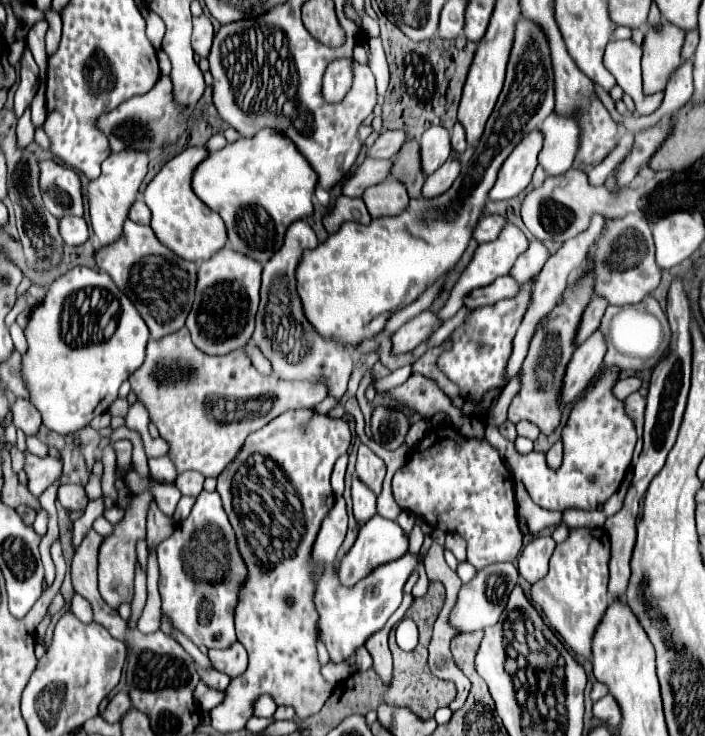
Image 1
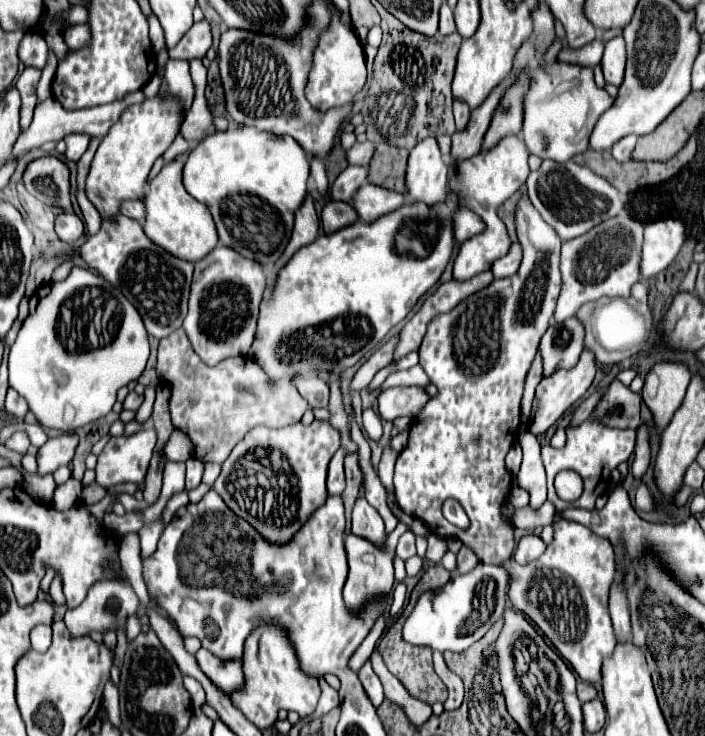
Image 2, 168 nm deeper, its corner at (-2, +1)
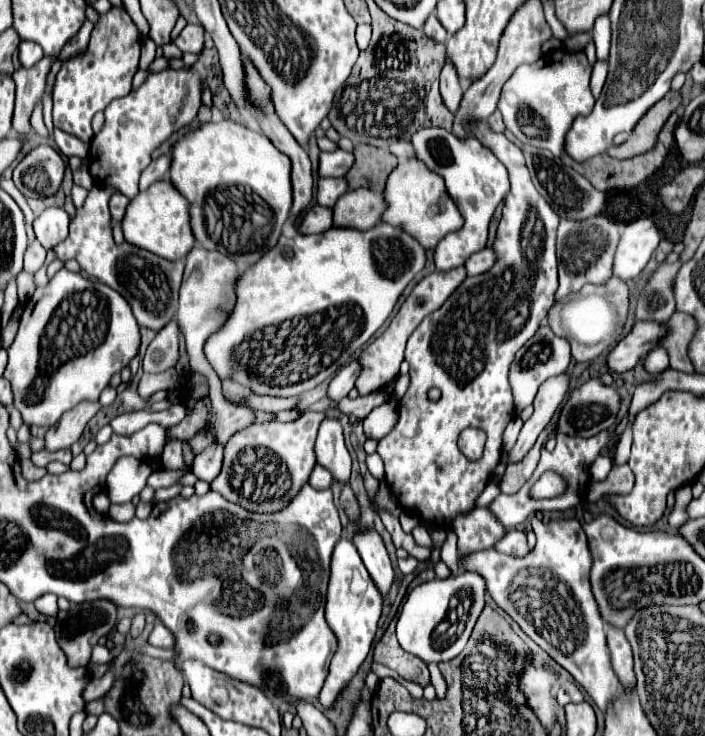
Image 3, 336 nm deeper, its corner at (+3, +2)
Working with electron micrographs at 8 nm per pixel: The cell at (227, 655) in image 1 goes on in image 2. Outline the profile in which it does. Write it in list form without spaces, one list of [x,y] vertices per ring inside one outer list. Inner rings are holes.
[[[201,648],[195,654],[195,660],[199,668],[205,672],[205,676],[225,694],[233,694],[235,690],[243,688],[245,676],[241,670],[241,662],[223,662],[217,656],[213,656],[209,650]]]

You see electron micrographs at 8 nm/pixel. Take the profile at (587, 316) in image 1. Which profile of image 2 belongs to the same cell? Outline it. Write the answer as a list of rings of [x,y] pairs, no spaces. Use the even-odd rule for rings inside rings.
[[[567,318],[563,324],[551,324],[539,342],[539,354],[543,360],[543,378],[555,370],[569,370],[577,364],[583,352],[585,330],[577,318]]]

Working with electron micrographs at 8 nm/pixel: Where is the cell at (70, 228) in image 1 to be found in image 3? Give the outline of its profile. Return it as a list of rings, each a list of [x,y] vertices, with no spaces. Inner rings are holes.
[[[48,207],[40,217],[36,217],[34,233],[46,249],[52,249],[66,239],[68,225],[70,225],[70,217],[64,209]]]

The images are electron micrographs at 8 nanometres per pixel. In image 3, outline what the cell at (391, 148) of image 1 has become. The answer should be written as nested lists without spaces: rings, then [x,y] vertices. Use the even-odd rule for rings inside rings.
[[[344,149],[320,153],[320,177],[344,177],[354,165],[354,155]]]

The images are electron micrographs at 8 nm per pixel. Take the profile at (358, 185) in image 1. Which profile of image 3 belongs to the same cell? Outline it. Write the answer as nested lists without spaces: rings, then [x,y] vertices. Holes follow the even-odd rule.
[[[324,177],[318,181],[318,203],[324,207],[334,207],[338,197],[348,191],[348,183],[344,177]]]

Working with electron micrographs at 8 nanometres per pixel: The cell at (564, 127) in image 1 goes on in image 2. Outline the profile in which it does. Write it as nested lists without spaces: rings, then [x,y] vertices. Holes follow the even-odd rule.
[[[551,62],[541,68],[531,68],[529,88],[523,100],[523,128],[519,138],[539,158],[567,162],[575,154],[587,150],[591,128],[611,104],[613,98],[603,88],[597,88],[593,68],[565,62]]]

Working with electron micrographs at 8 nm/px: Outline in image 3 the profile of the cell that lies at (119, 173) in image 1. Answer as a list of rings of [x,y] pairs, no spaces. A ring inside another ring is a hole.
[[[196,67],[190,71],[160,71],[150,73],[146,83],[138,89],[132,89],[130,95],[114,99],[106,107],[104,127],[90,141],[90,175],[96,185],[114,189],[128,199],[138,195],[140,173],[150,165],[150,155],[170,139],[170,135],[196,119],[200,107],[200,79]]]

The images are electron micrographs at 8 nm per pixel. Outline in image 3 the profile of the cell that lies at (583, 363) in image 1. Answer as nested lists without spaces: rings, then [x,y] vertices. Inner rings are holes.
[[[568,373],[556,375],[556,377],[548,379],[546,383],[542,383],[542,387],[538,389],[536,399],[534,399],[534,413],[524,423],[518,441],[516,441],[514,449],[510,451],[510,463],[520,461],[530,451],[530,447],[536,443],[542,429],[550,423],[552,415],[556,413],[556,409],[560,407],[560,403],[568,395],[568,391],[570,391],[570,375]]]

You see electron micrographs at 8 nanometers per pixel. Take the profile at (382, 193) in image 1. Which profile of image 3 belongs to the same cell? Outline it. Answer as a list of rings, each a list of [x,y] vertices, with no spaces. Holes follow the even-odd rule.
[[[352,189],[346,191],[346,195],[342,195],[338,199],[338,203],[334,205],[334,225],[336,227],[354,227],[354,229],[372,229],[374,225],[378,225],[382,221],[382,213],[386,211],[386,199],[382,199],[380,193],[370,191],[370,189]]]

